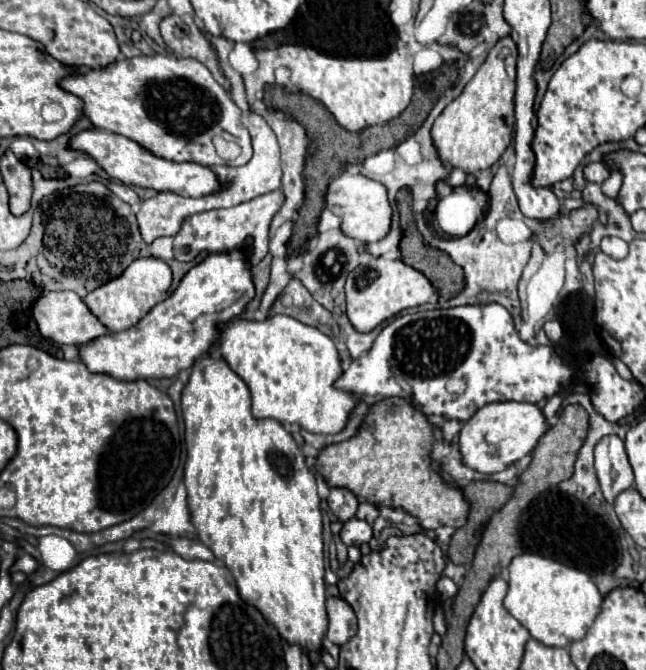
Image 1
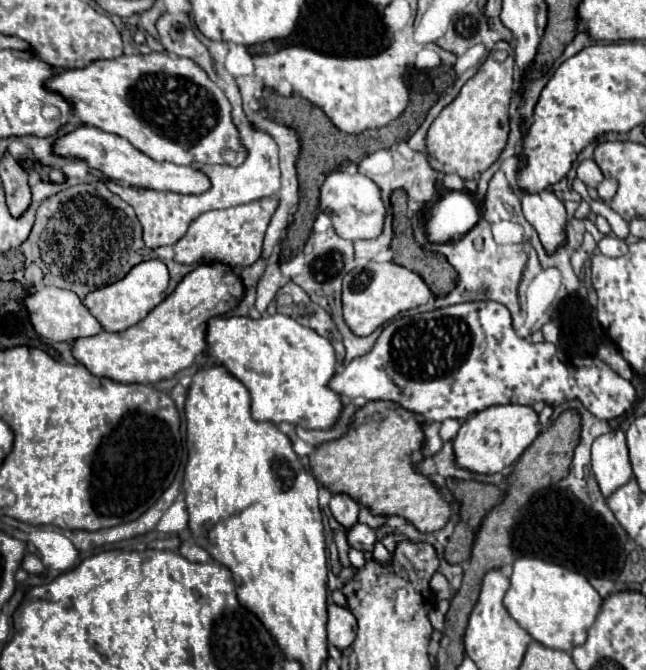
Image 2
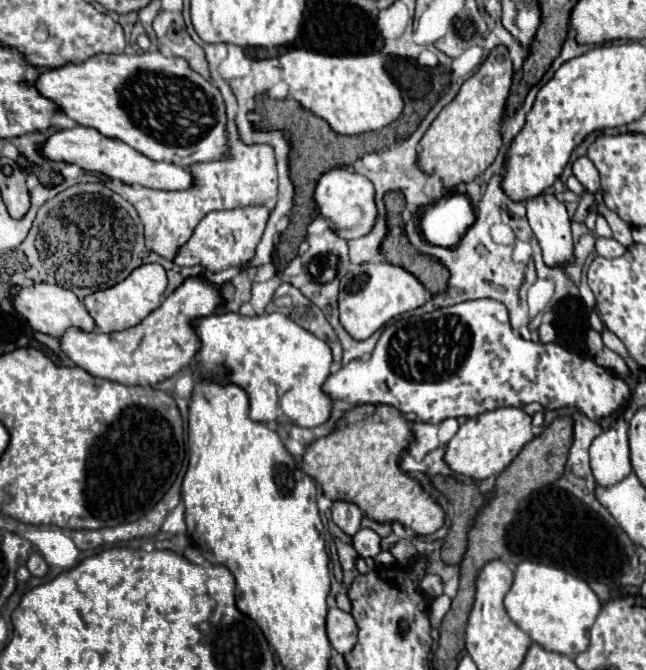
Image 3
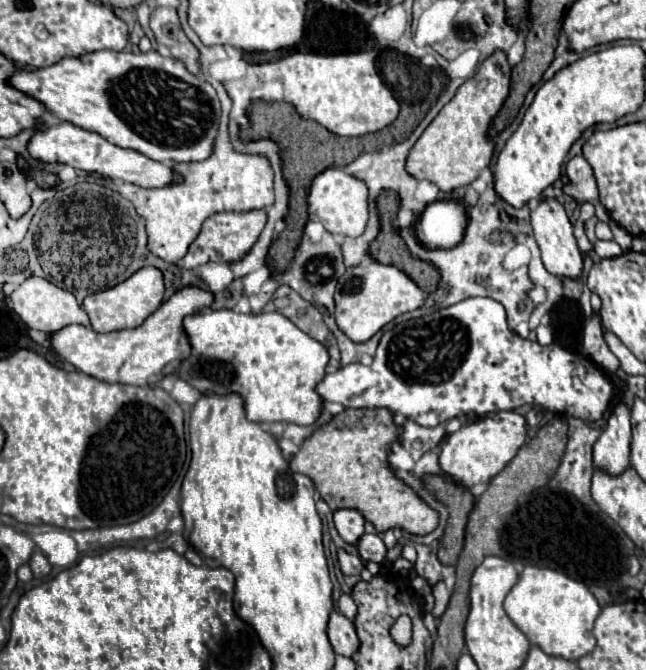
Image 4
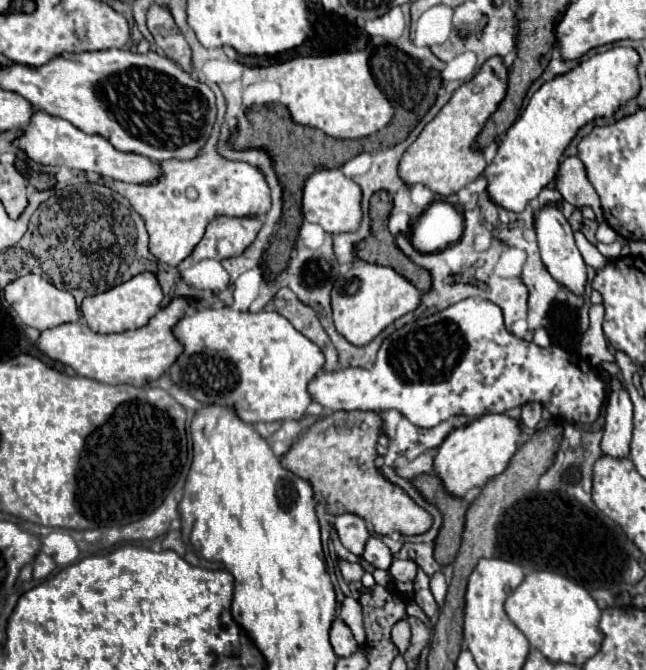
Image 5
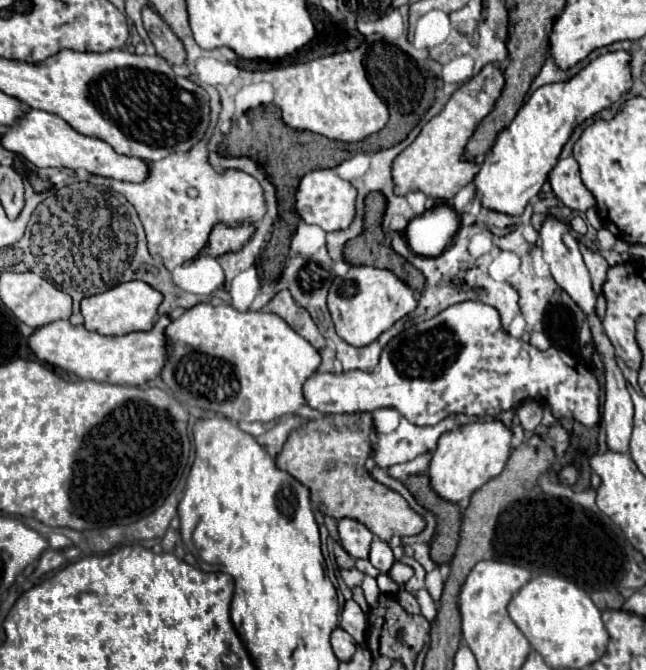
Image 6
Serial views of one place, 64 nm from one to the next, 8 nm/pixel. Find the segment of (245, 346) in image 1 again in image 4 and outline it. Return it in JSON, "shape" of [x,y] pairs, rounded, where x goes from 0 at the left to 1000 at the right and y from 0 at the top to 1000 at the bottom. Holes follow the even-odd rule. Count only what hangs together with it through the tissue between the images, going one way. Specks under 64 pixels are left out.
{"shape":[[[322,463],[285,475],[297,528],[276,552],[307,585],[368,585],[378,594],[381,624],[390,630],[486,633],[498,618],[489,573],[505,561],[508,522],[458,490],[433,466],[368,469],[362,463]]]}

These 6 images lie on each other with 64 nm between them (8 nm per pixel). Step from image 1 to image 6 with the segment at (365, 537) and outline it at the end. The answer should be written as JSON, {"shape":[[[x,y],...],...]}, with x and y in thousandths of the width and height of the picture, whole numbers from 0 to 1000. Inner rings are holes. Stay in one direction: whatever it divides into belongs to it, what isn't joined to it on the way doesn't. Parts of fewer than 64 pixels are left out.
{"shape":[[[579,803],[570,836],[573,836],[576,845],[582,845],[588,854],[601,854],[601,851],[607,848],[607,821],[604,821],[604,815],[601,815],[594,806]]]}

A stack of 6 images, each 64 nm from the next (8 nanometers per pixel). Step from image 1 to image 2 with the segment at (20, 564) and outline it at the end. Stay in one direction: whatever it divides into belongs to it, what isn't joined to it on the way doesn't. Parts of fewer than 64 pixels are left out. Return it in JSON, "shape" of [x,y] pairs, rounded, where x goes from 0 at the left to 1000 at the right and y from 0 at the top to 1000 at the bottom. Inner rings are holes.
{"shape":[[[40,827],[40,830],[37,830],[34,848],[37,848],[40,854],[46,854],[46,857],[65,857],[65,854],[68,854],[68,842],[65,842],[62,833],[53,830],[53,827]]]}

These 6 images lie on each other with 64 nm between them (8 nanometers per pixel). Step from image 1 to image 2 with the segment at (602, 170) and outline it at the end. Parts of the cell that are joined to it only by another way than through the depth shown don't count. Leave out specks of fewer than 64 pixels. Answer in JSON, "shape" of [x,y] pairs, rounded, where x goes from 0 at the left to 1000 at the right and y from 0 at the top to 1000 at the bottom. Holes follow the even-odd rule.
{"shape":[[[901,239],[895,248],[895,266],[907,275],[907,278],[926,278],[935,269],[935,260],[929,257],[926,245],[920,239]]]}

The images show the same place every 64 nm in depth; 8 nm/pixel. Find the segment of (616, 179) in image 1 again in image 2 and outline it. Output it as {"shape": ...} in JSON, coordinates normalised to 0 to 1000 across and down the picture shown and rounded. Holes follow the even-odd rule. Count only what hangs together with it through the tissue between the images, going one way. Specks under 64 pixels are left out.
{"shape":[[[937,266],[924,279],[926,293],[937,301],[946,300],[957,282],[957,273],[947,266]]]}

